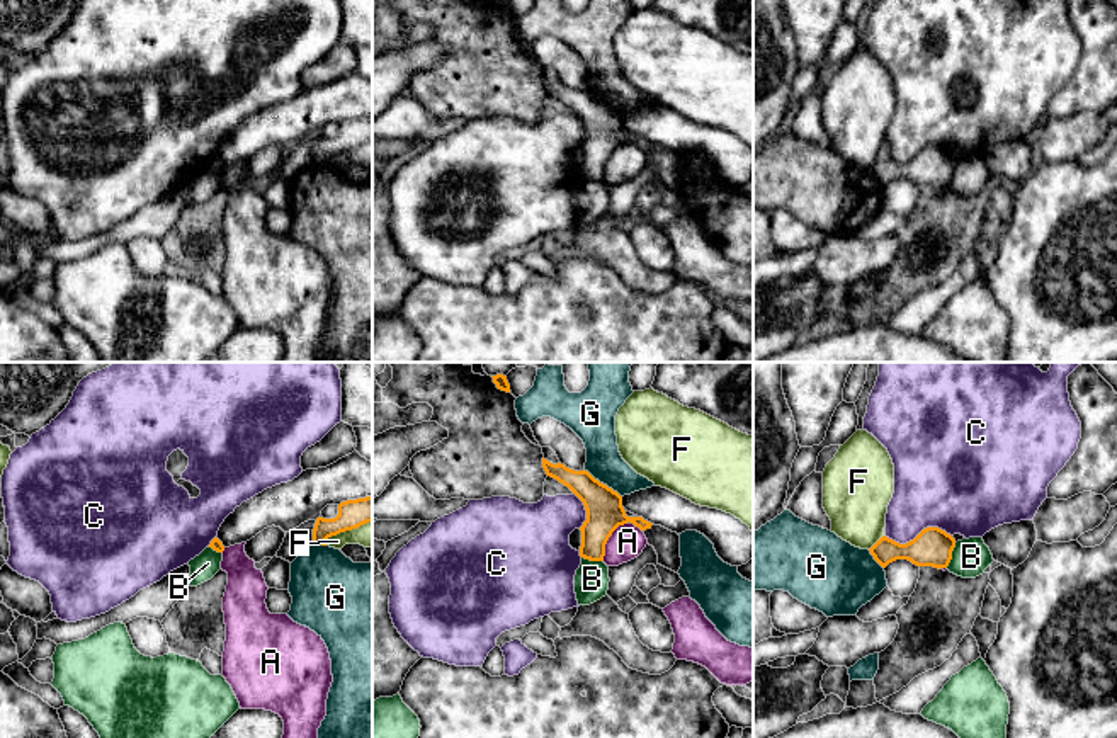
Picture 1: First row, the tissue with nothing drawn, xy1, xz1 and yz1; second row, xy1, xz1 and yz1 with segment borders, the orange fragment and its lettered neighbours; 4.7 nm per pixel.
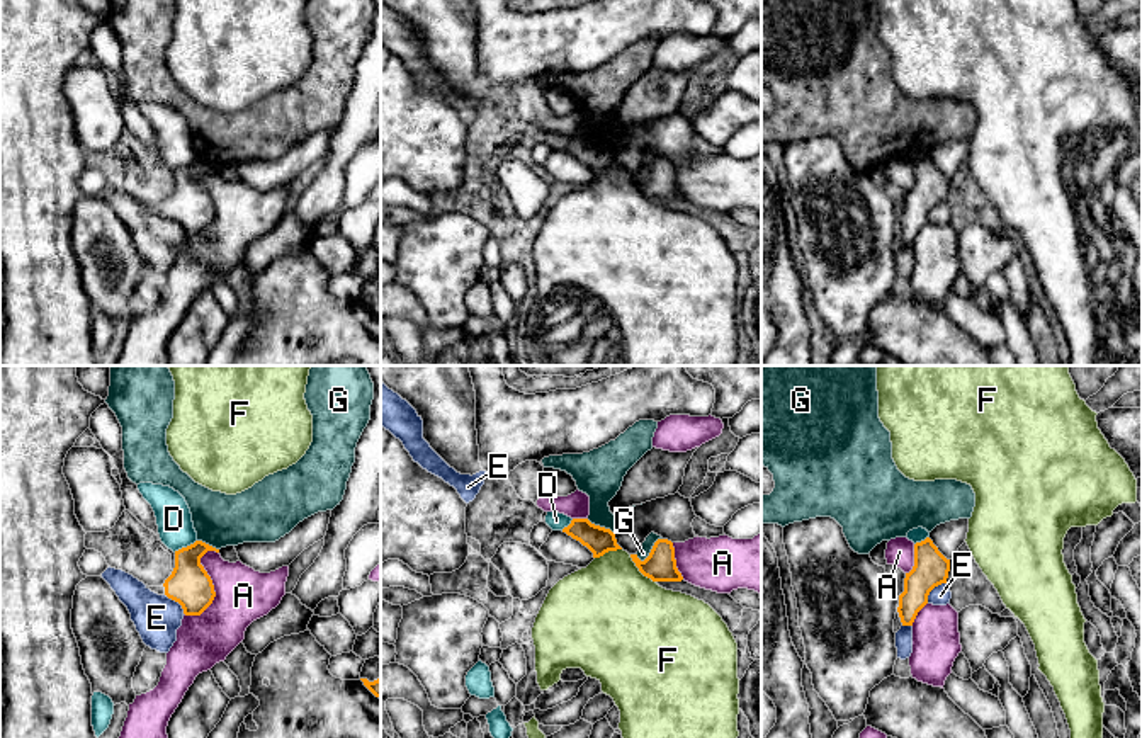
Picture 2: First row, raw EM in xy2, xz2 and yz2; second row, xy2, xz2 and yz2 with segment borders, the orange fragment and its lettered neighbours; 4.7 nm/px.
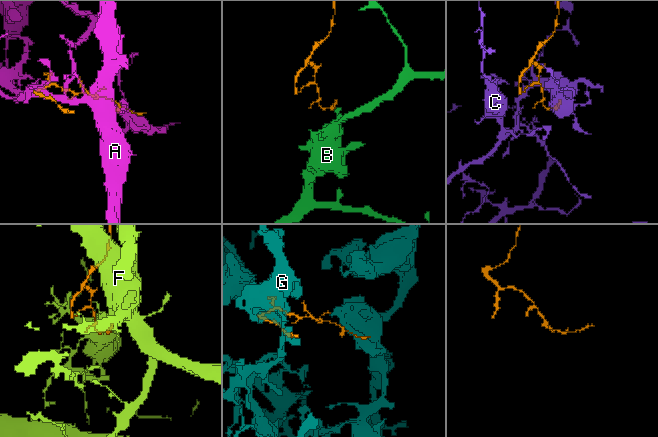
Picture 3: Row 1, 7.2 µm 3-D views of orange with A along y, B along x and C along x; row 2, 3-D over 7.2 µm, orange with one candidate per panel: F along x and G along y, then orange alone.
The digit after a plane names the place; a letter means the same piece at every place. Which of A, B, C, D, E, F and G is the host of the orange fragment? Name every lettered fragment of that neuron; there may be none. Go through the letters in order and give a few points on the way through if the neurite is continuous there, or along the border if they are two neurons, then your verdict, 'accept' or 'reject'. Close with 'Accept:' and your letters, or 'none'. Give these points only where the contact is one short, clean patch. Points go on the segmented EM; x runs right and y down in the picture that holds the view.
A: reject
B: along yz1 (956, 543), (951, 562), (946, 567) | reject
C: along yz1 (951, 534), (924, 527), (905, 543), (884, 536) | reject
D: along xy2 (196, 539), (174, 551) | reject
E: reject
F: reject
G: reject
Accept: none

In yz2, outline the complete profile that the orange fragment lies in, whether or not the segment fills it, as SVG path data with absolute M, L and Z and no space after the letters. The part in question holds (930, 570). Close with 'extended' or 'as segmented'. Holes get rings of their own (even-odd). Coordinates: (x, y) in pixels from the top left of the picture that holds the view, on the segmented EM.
M930 537L914 544L914 566L904 578L899 595L899 617L902 626L913 626L918 612L928 604L930 592L947 583L950 559L947 559Z; as segmented

